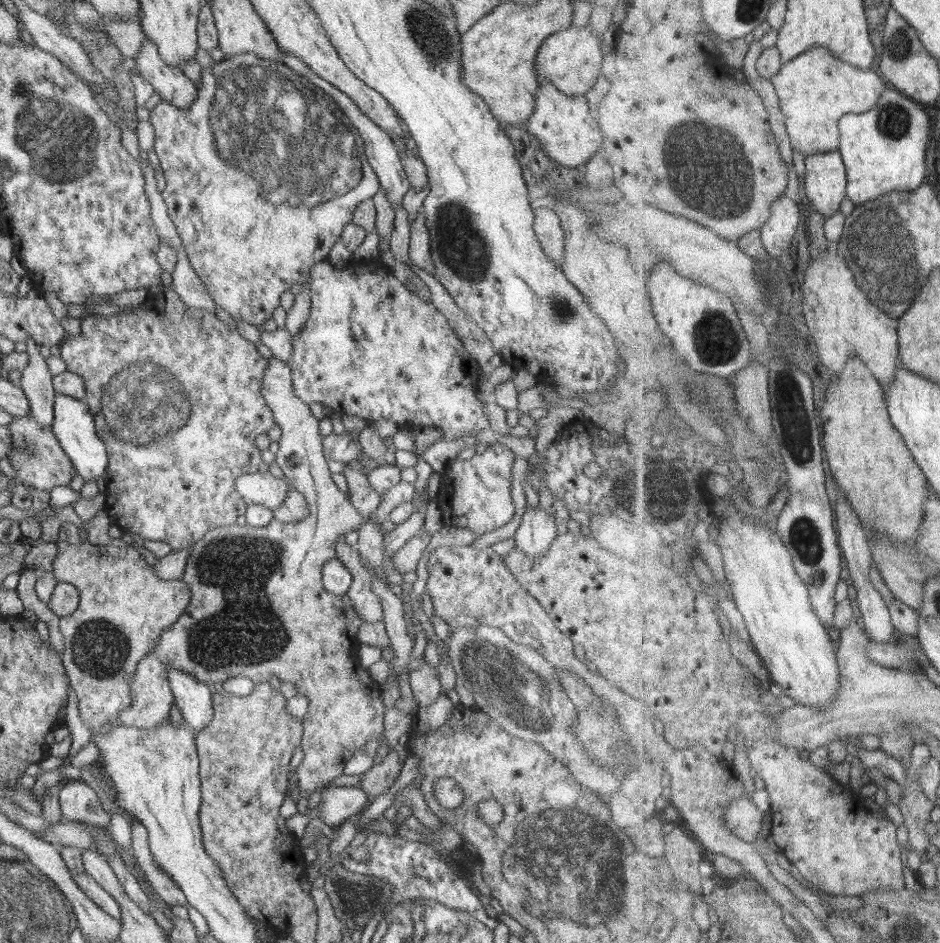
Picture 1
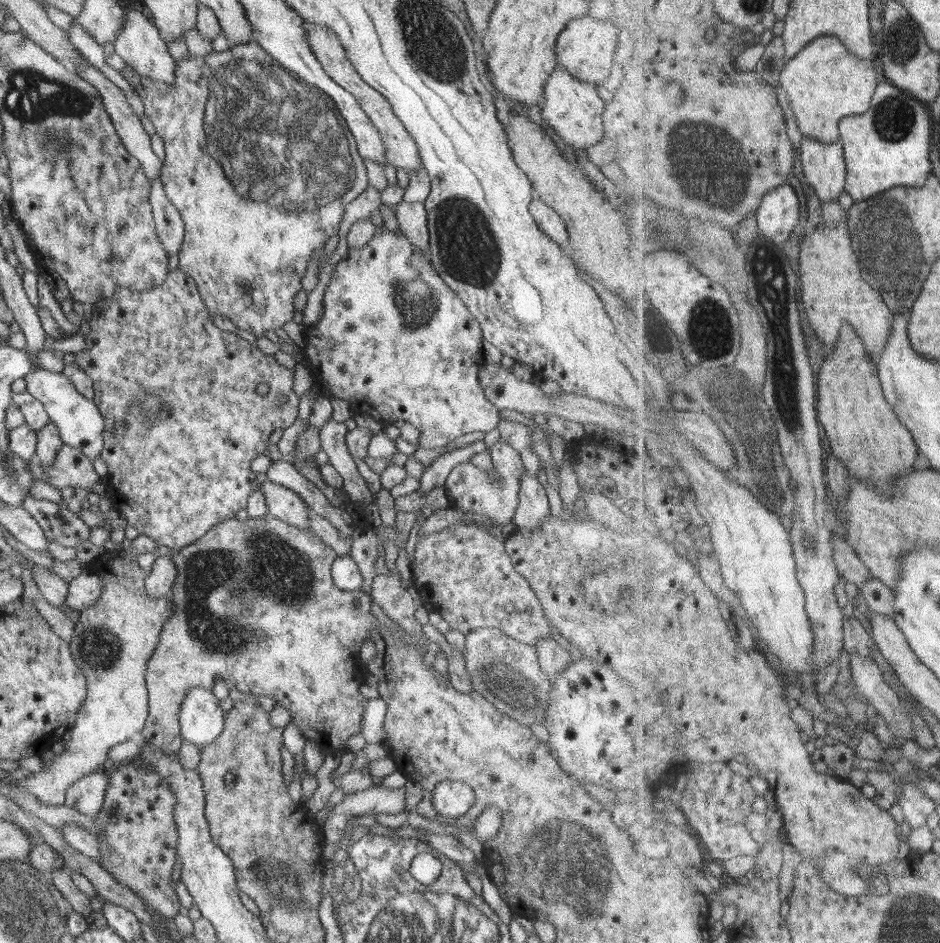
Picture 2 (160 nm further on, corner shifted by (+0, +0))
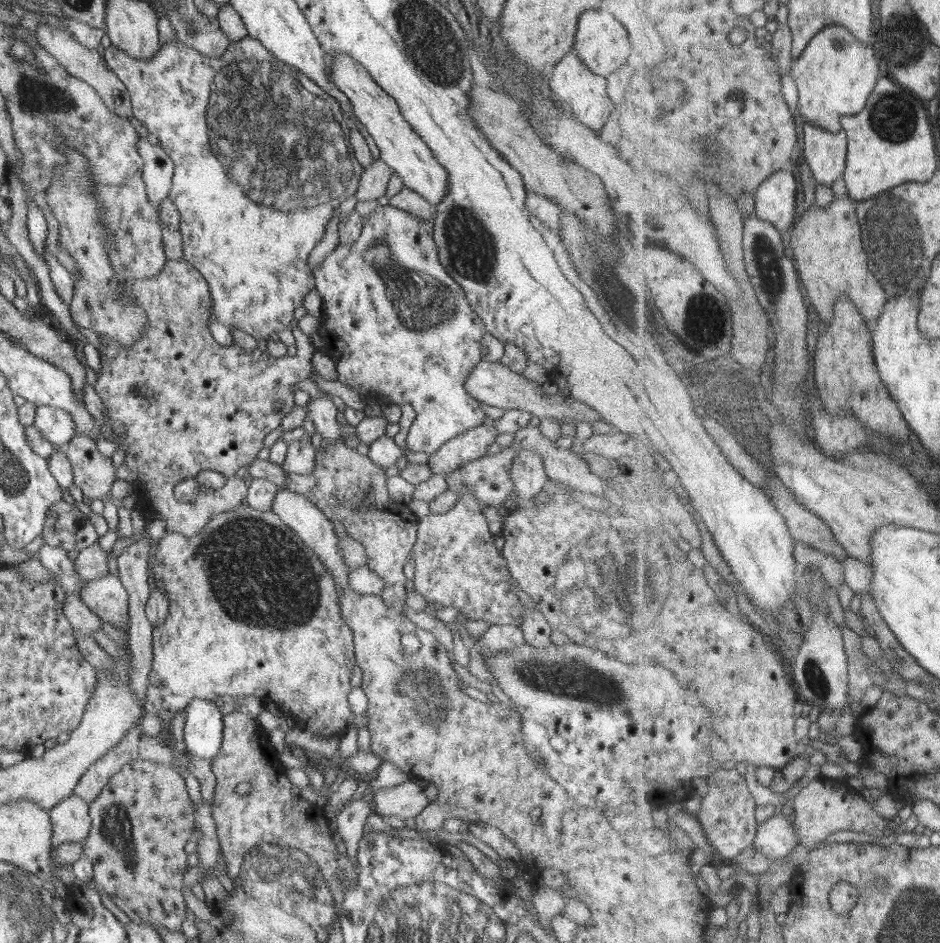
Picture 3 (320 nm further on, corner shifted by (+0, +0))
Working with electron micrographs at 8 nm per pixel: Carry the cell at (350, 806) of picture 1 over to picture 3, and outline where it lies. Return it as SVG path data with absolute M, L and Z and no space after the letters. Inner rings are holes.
M415 780L380 789L370 796L373 813L382 817L398 817L412 823L430 804L424 789Z

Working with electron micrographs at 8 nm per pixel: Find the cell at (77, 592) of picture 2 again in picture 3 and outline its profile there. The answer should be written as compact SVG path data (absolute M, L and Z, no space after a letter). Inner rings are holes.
M109 573L96 580L86 580L79 597L90 611L108 624L121 626L129 623L128 594L119 577Z

